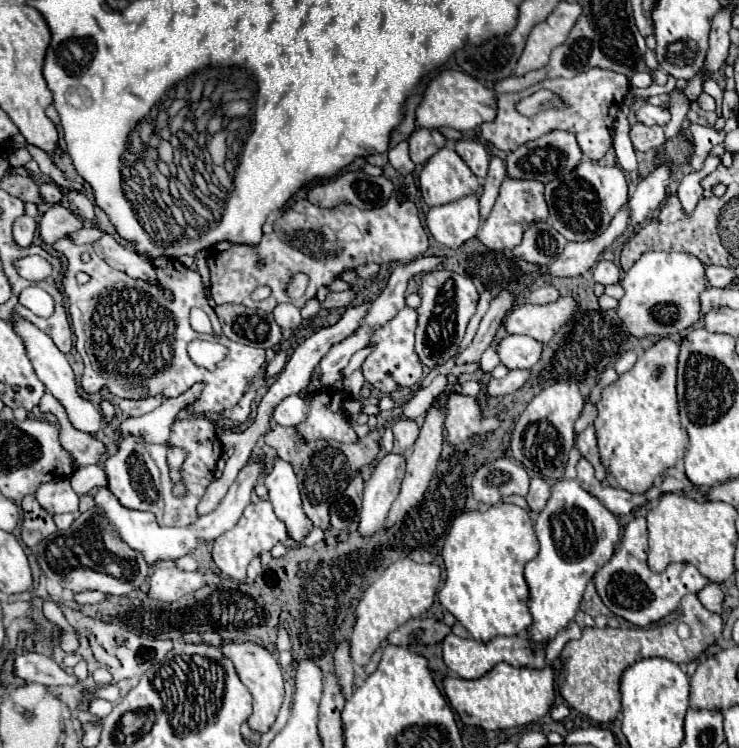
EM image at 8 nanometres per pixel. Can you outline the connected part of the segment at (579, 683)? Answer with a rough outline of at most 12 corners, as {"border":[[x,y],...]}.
{"border":[[694,594],[670,624],[584,628],[568,642],[558,688],[590,720],[622,708],[620,678],[650,656],[700,658],[720,614]]}

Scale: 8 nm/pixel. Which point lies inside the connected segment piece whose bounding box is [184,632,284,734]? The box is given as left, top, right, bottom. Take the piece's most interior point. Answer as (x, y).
(258, 669)

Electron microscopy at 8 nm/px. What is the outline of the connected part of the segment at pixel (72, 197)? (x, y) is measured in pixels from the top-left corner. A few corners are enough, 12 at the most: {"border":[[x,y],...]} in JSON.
{"border":[[66,190],[72,214],[94,220],[94,202],[80,190]]}

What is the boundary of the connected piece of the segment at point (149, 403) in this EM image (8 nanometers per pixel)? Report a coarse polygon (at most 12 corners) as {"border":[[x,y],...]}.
{"border":[[162,396],[114,400],[124,416],[142,416],[162,404]]}

